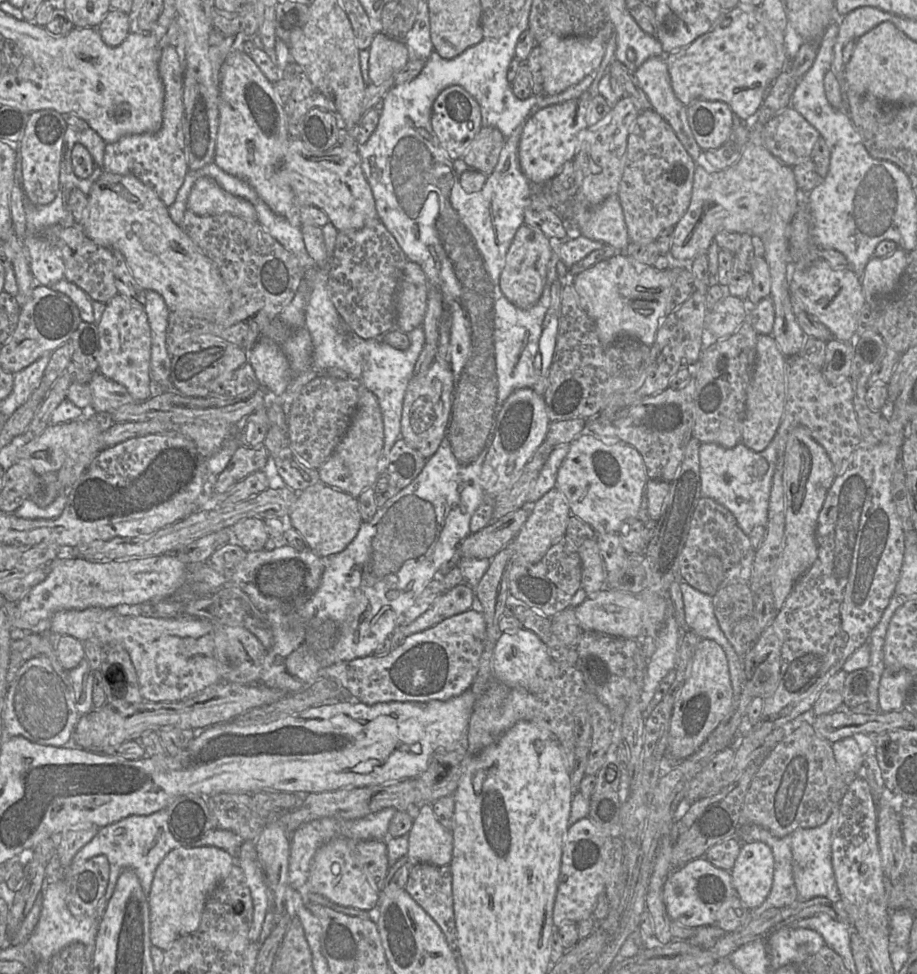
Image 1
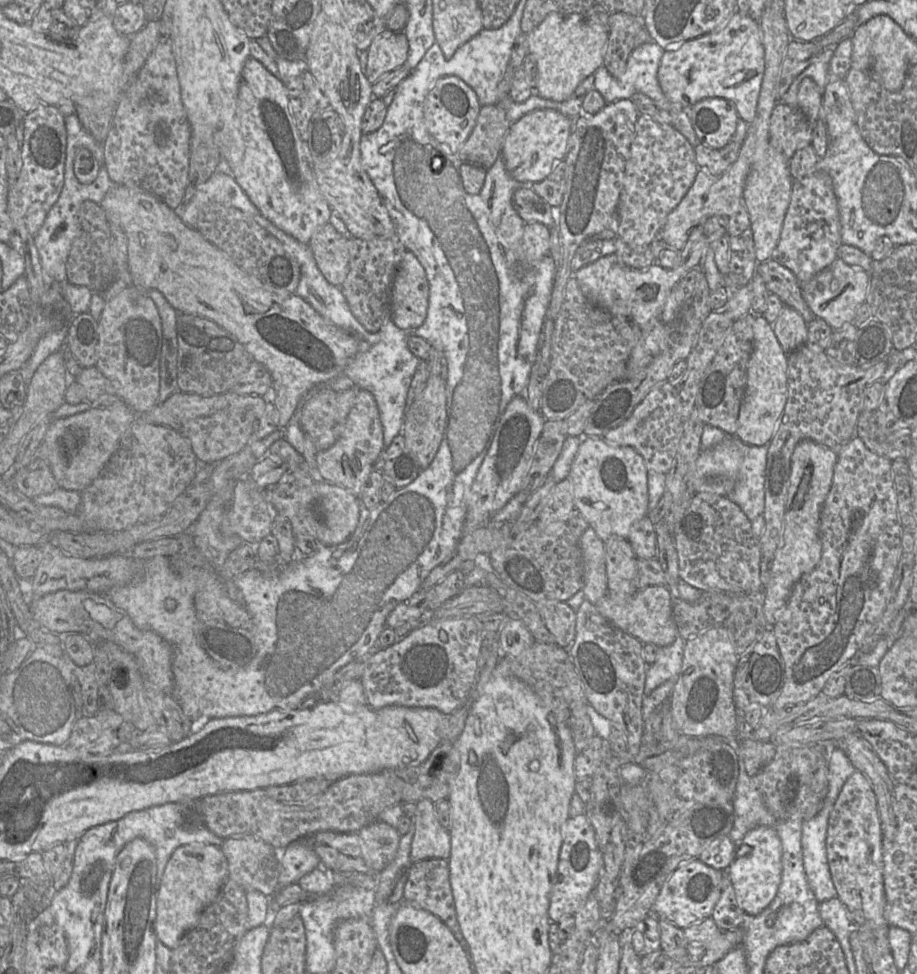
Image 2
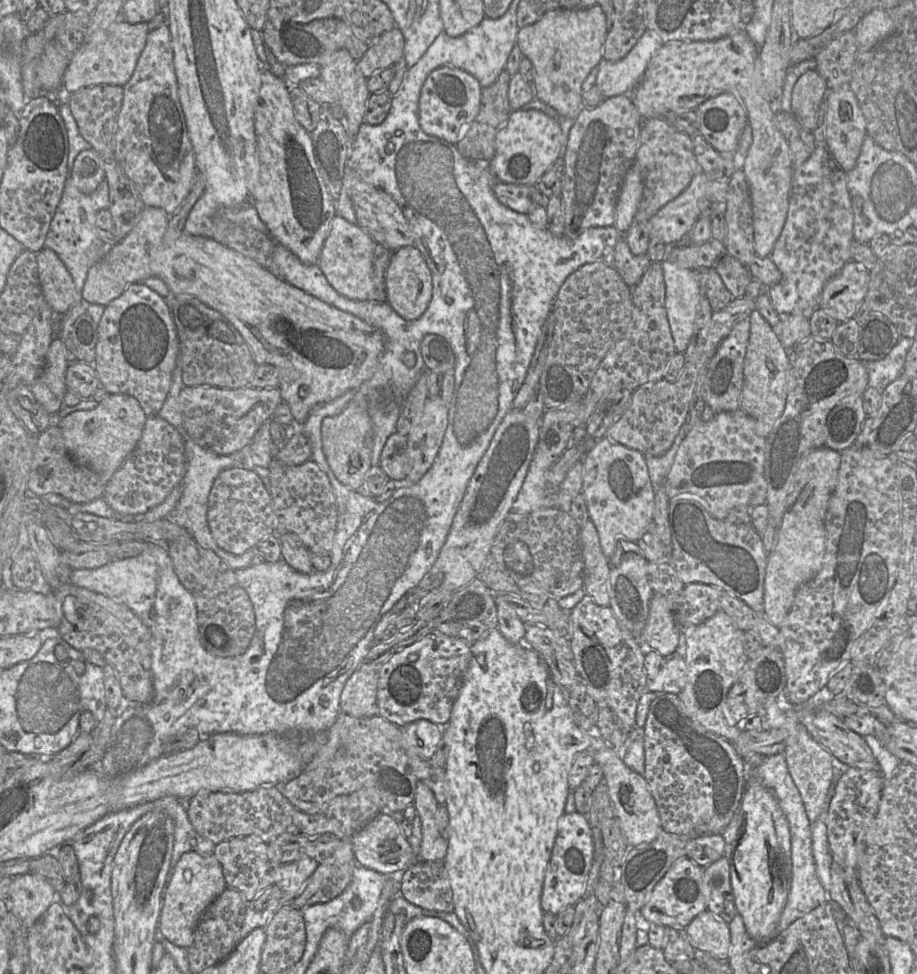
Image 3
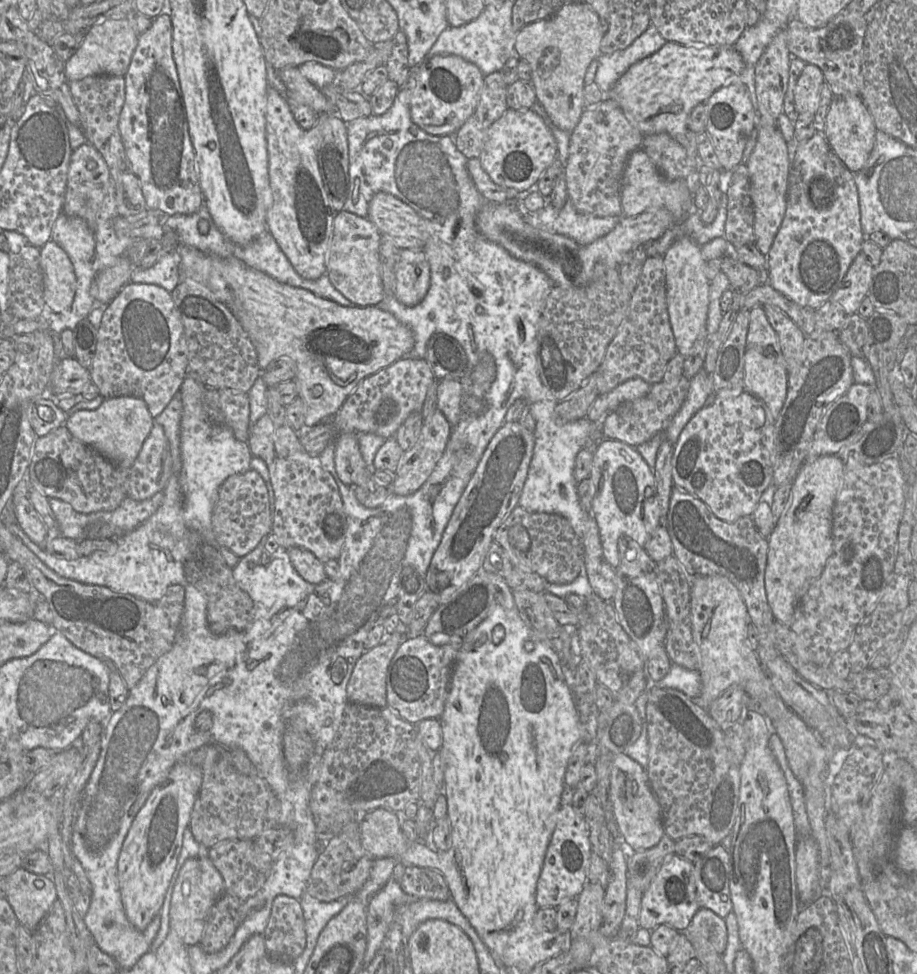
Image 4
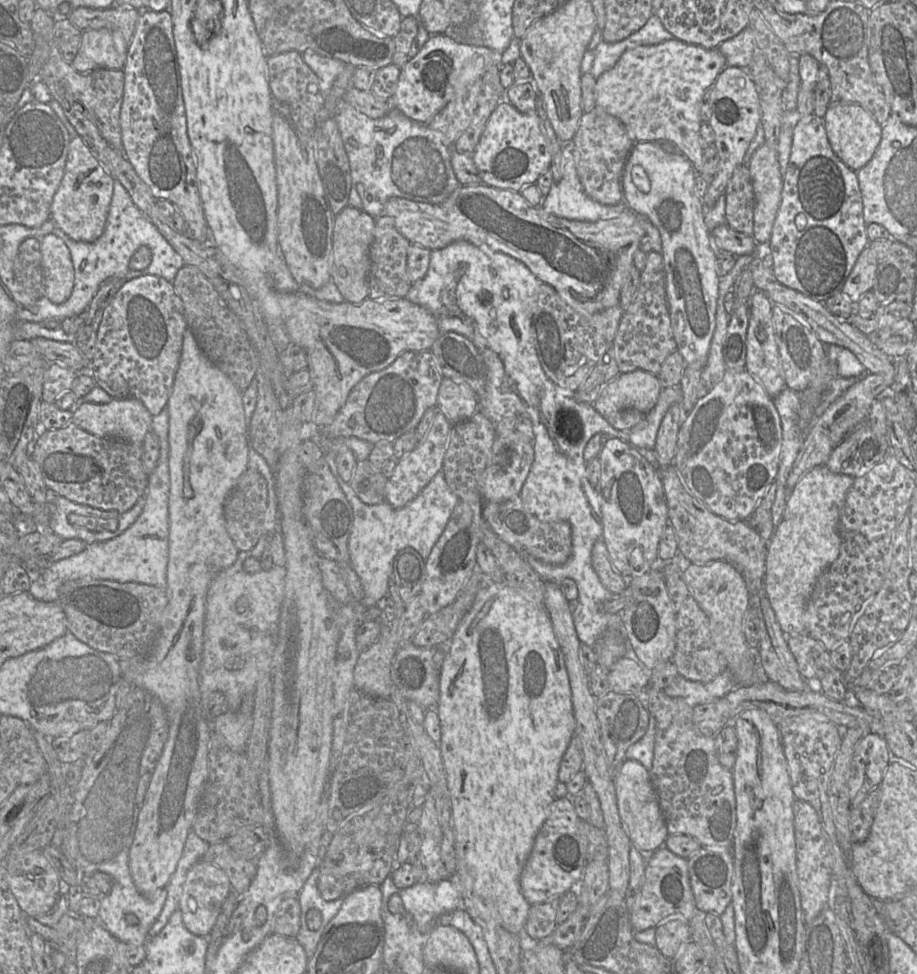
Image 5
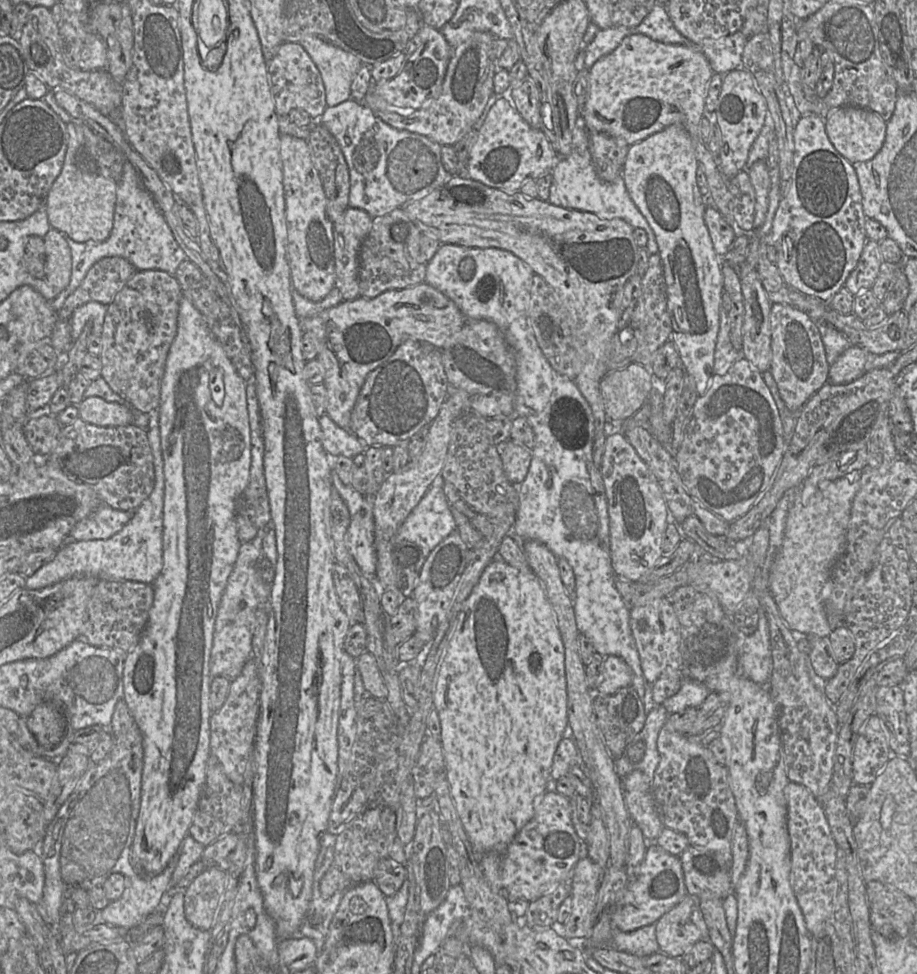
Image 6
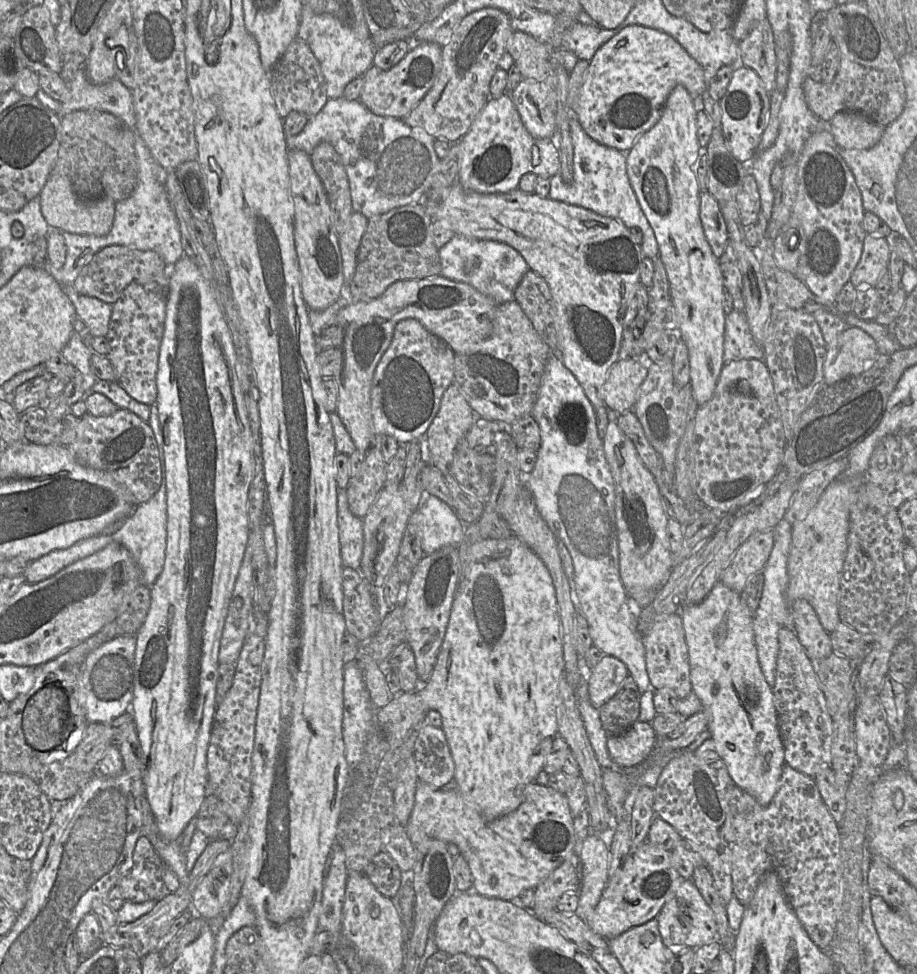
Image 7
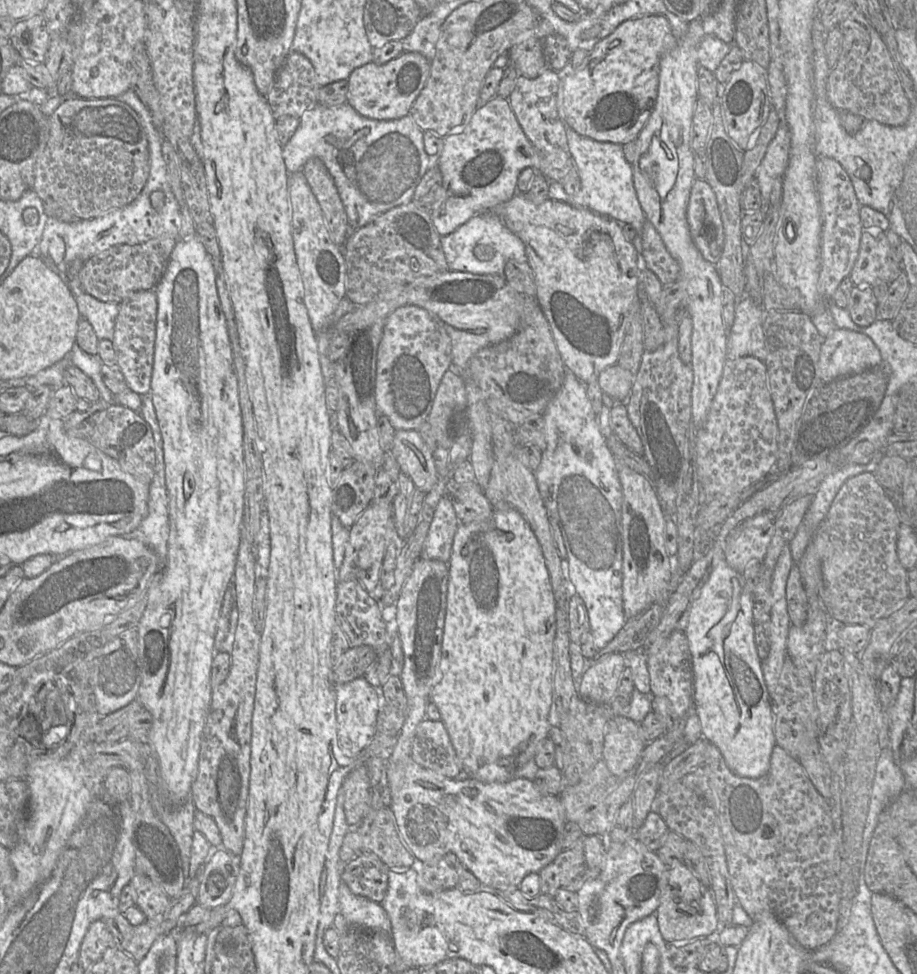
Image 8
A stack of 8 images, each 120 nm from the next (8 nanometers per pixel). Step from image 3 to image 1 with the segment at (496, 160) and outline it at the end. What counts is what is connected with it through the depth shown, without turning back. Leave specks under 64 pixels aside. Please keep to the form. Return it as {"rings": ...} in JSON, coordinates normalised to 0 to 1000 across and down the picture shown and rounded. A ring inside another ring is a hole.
{"rings":[[[639,92],[631,101],[587,113],[570,125],[565,160],[568,175],[579,190],[601,186],[617,166],[625,164],[631,137],[641,130],[639,113],[648,99]]]}

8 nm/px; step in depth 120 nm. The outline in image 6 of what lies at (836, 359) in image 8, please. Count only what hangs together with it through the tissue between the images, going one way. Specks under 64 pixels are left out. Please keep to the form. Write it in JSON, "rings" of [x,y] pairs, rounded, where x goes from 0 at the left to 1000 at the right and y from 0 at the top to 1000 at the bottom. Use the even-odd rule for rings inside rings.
{"rings":[[[928,354],[904,377],[904,391],[908,394],[925,394],[937,388],[949,363],[936,354]]]}

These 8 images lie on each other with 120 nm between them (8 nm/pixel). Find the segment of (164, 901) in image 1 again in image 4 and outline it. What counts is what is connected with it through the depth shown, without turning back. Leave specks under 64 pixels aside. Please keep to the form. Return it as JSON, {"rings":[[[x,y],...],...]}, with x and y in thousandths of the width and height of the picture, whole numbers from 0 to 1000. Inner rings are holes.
{"rings":[[[227,880],[204,882],[193,900],[184,935],[185,955],[204,971],[217,970],[227,935],[246,916],[244,903]]]}

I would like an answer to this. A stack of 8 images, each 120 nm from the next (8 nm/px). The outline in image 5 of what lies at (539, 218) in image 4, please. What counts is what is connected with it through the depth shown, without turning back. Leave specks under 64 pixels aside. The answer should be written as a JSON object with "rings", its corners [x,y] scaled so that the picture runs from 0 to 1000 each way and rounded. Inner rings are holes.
{"rings":[[[623,145],[615,147],[613,150],[613,184],[602,189],[599,198],[591,204],[590,214],[602,221],[616,224],[619,226],[650,228],[654,226],[664,226],[673,224],[675,221],[689,217],[682,207],[672,210],[658,210],[642,203],[634,190],[629,179],[628,167],[626,162],[626,148]]]}

